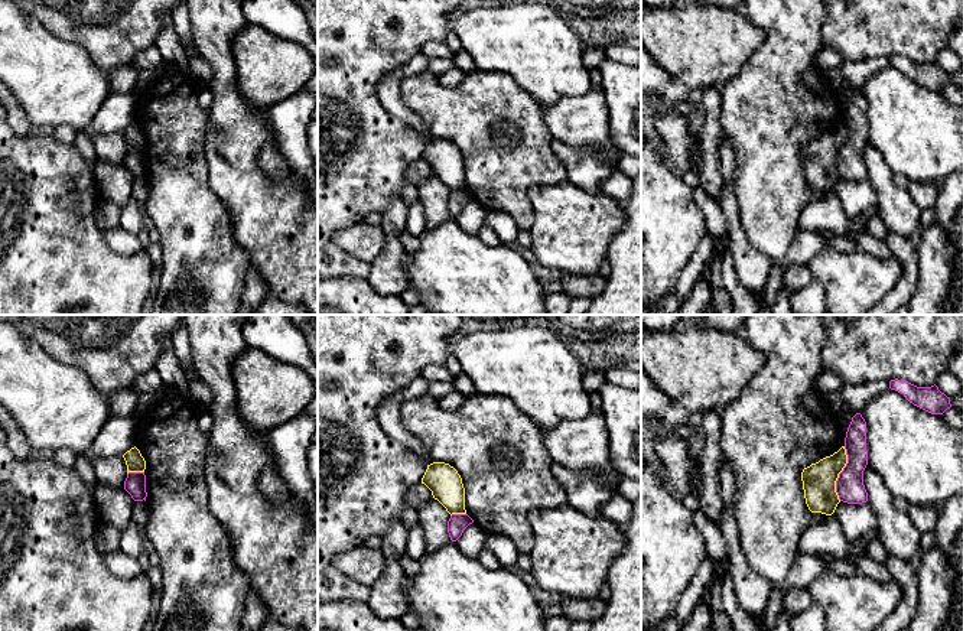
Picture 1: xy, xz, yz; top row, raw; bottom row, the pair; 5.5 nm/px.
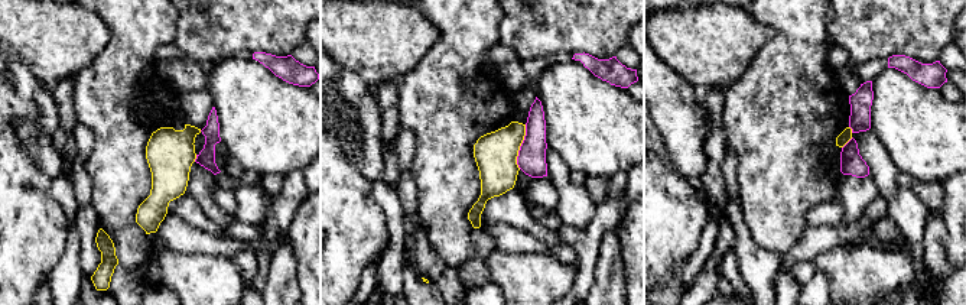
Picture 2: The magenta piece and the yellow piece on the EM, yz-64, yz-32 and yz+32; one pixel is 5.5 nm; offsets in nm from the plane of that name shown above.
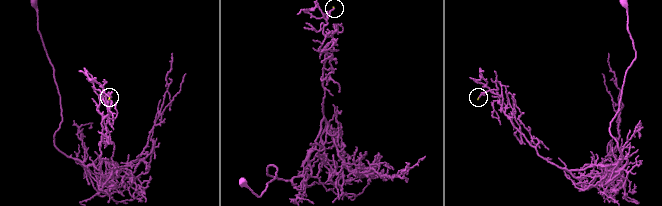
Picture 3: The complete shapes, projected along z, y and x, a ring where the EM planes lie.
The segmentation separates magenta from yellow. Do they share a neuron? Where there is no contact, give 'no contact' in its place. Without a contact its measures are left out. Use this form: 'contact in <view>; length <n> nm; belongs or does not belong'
contact in yz; length 300 nm; does not belong

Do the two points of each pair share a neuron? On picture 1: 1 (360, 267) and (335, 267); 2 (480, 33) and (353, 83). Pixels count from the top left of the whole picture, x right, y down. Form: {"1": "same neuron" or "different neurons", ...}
{"1": "same neuron", "2": "different neurons"}

